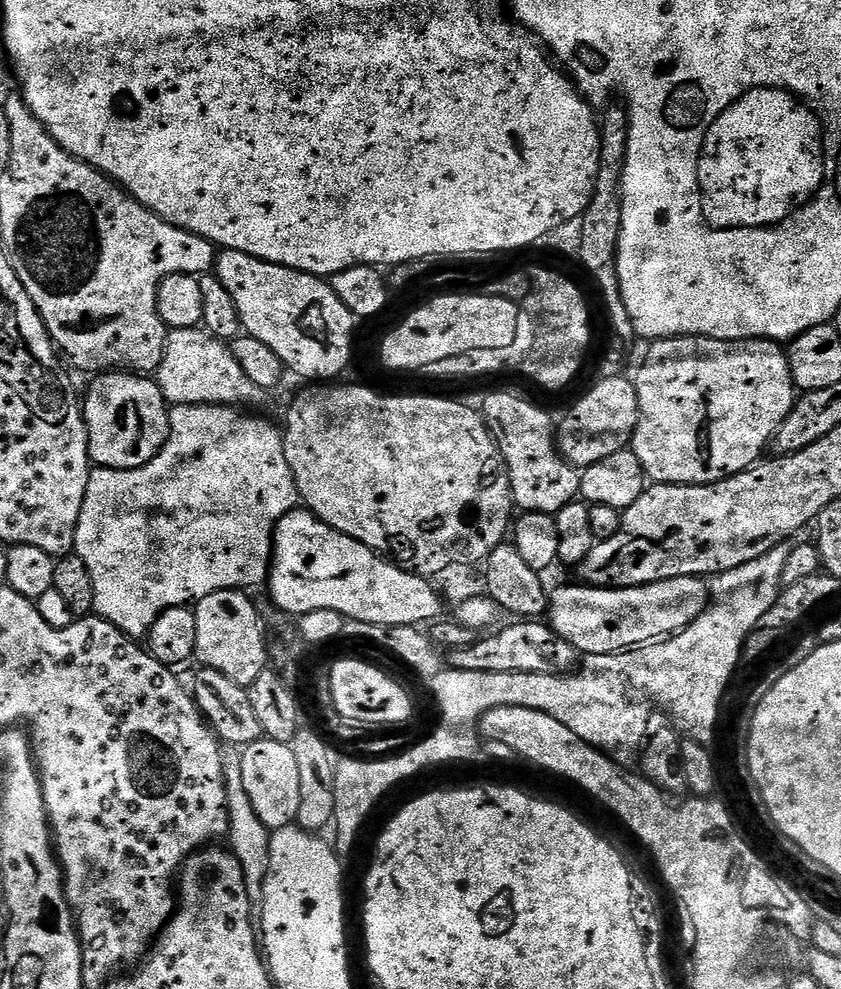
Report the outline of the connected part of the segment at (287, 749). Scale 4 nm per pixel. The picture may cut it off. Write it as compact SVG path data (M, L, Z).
M261 738L252 744L243 745L241 752L244 753L238 757L238 763L242 770L242 786L246 794L250 794L254 814L262 818L269 830L295 825L302 793L298 778L298 758L294 758L292 745Z

